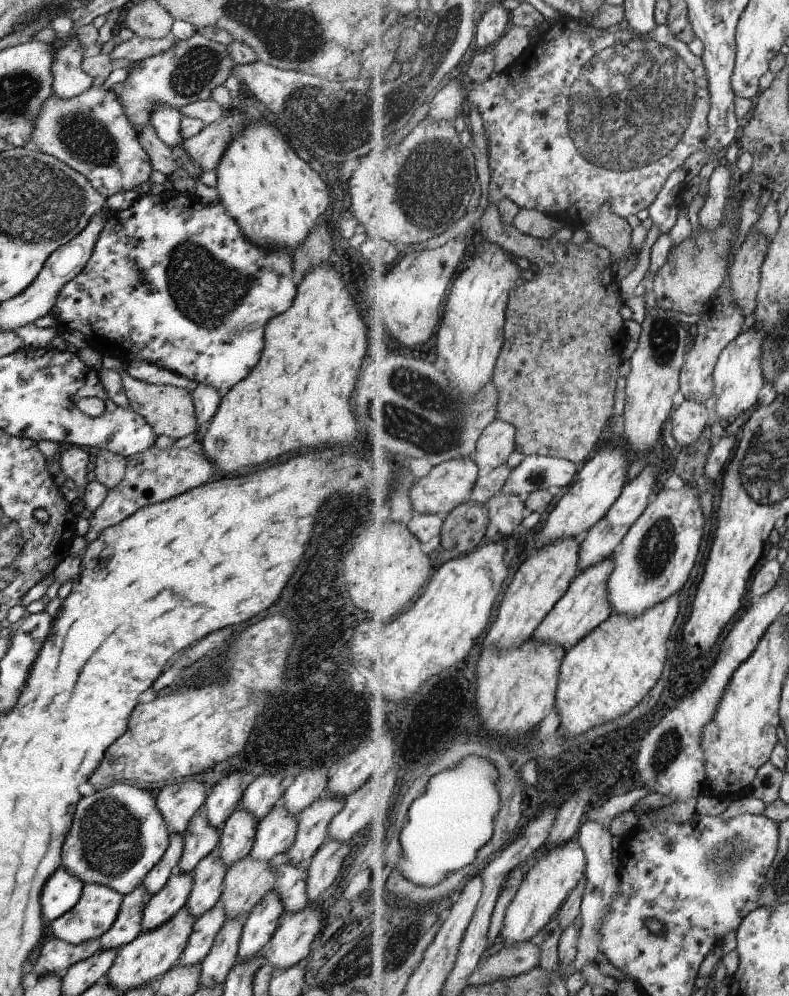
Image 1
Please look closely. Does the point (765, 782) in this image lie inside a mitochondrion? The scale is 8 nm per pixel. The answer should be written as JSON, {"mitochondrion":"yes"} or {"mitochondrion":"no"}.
{"mitochondrion":"no"}

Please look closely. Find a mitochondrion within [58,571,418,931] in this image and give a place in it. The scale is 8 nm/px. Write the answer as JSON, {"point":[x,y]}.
{"point":[110,840]}

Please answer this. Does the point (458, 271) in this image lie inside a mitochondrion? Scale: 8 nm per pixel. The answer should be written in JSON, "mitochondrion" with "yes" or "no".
{"mitochondrion":"no"}

